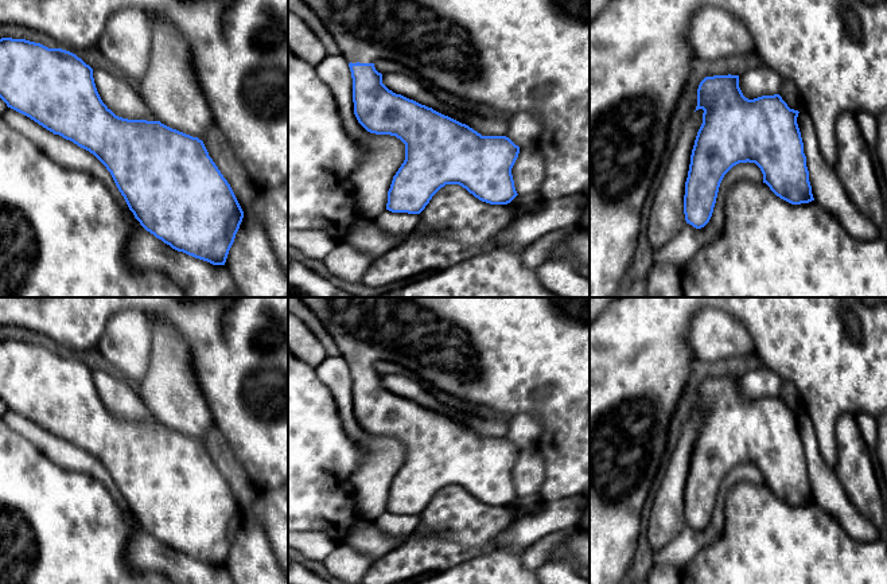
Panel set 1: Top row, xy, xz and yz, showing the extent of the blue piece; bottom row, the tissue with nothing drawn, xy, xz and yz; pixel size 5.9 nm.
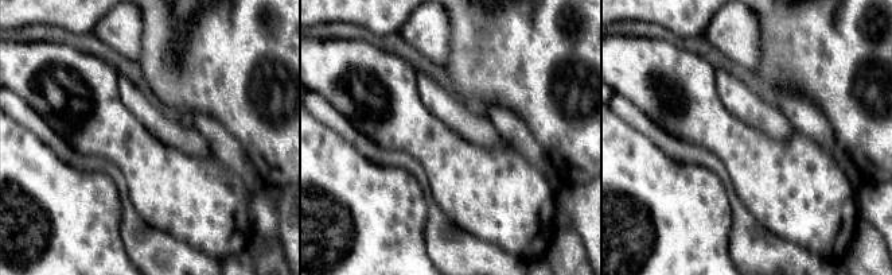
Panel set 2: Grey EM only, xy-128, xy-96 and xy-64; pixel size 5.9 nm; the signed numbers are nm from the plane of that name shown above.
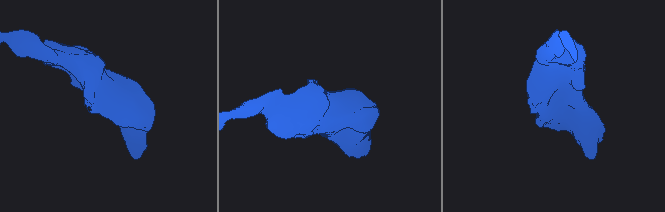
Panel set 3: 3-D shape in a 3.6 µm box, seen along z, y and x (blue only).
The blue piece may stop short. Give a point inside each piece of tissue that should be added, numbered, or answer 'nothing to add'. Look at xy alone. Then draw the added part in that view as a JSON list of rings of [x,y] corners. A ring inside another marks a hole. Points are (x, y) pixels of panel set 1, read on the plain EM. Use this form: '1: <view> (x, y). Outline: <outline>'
nothing to add

